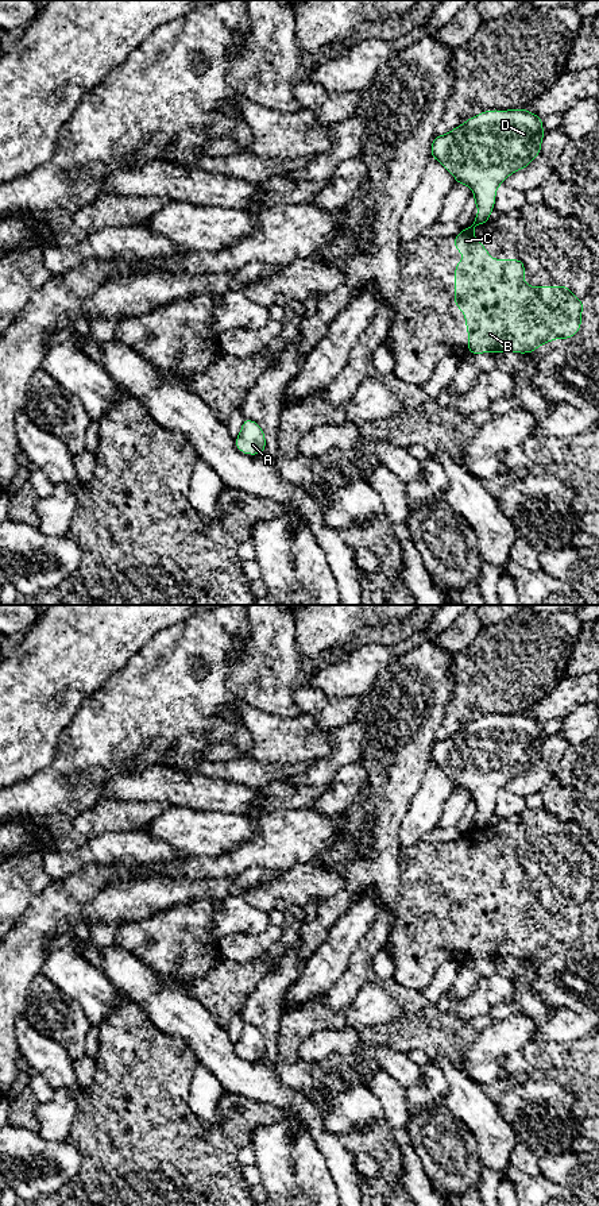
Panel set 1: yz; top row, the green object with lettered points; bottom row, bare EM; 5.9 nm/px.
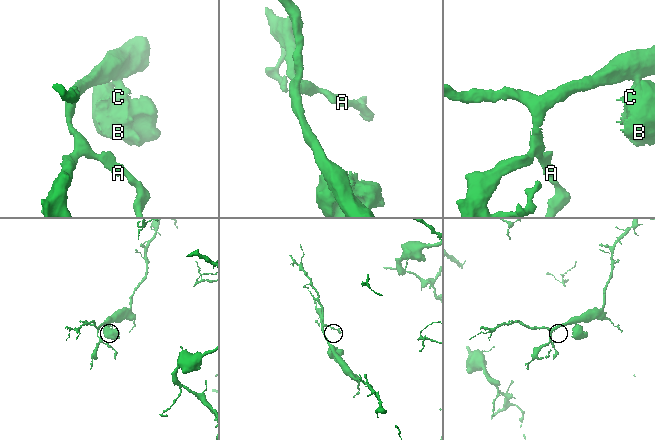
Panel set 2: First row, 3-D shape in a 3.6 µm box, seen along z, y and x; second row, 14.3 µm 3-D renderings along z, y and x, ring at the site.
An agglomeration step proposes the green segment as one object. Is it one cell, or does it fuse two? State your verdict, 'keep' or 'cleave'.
cleave

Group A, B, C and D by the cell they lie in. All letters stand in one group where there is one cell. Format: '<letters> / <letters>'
A D / B C

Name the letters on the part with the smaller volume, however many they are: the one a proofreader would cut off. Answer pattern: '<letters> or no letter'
B, C

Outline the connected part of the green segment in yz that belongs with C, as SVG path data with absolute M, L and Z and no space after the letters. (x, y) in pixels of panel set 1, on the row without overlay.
M471 829L453 843L456 856L464 859L464 864L455 868L455 910L465 921L465 936L471 939L465 944L469 960L483 958L514 956L517 959L530 959L541 949L554 944L569 944L581 935L583 903L575 902L571 893L560 891L526 891L525 890L525 866L523 864L494 864L488 860L484 849L475 843L476 829Z

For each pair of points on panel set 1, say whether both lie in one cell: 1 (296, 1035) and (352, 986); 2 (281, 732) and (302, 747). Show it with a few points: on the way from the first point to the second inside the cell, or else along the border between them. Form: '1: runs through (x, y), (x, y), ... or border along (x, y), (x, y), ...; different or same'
1: runs through (309, 1021), (316, 1014), (323, 1013), (339, 997); same
2: runs through (286, 738), (297, 742); same

